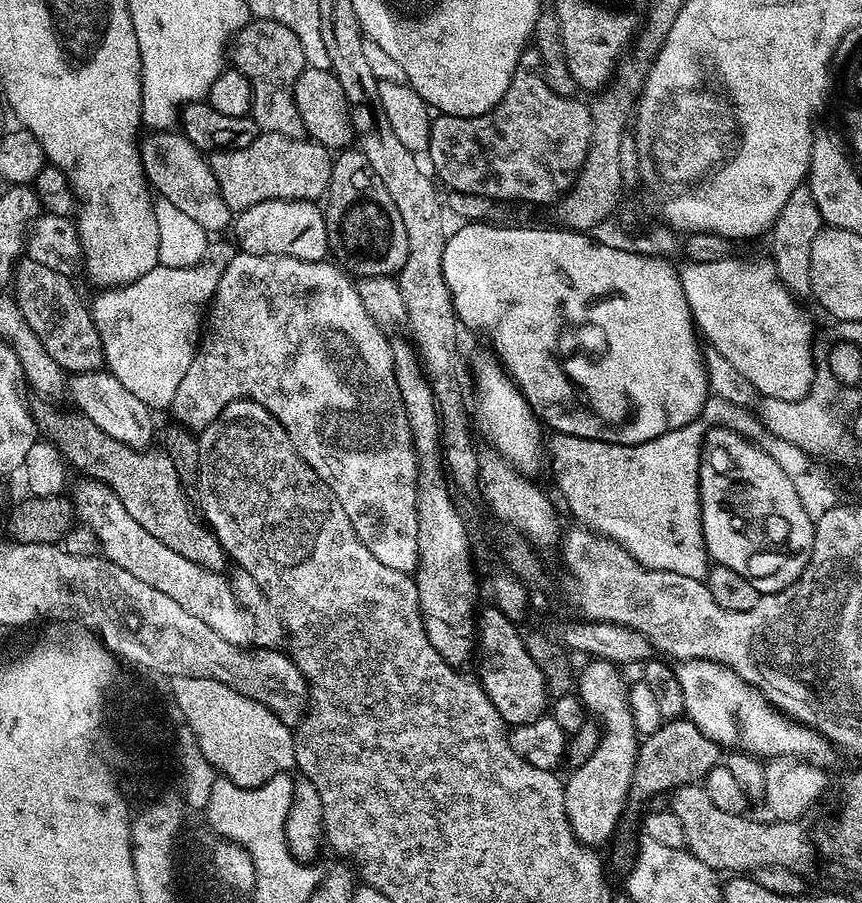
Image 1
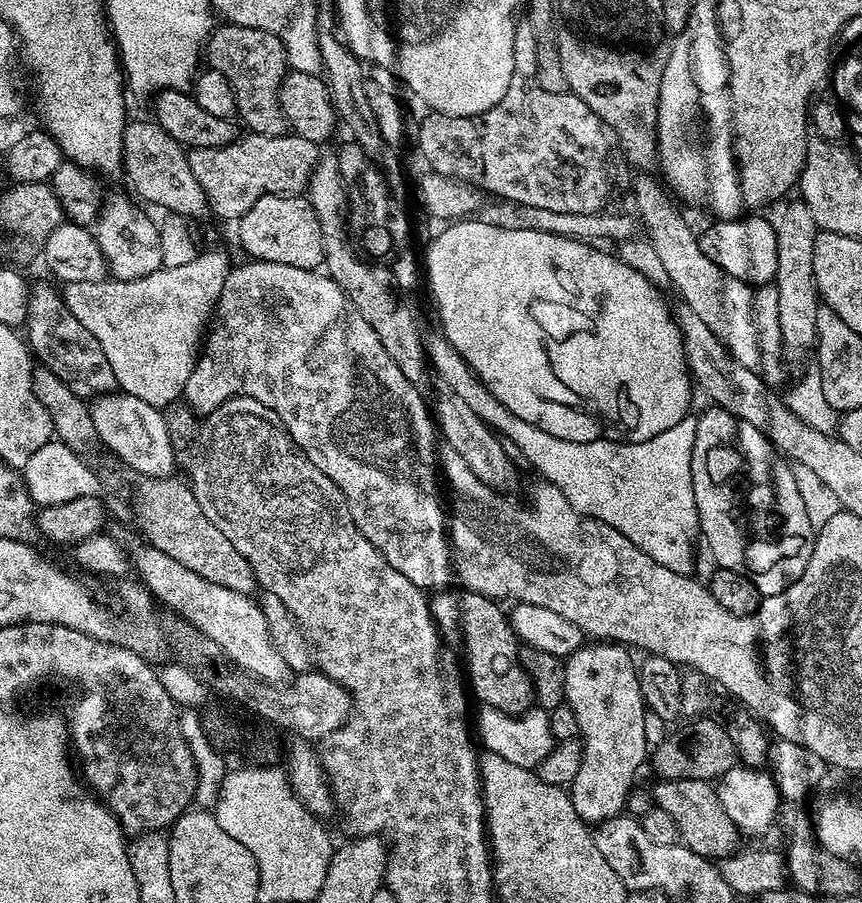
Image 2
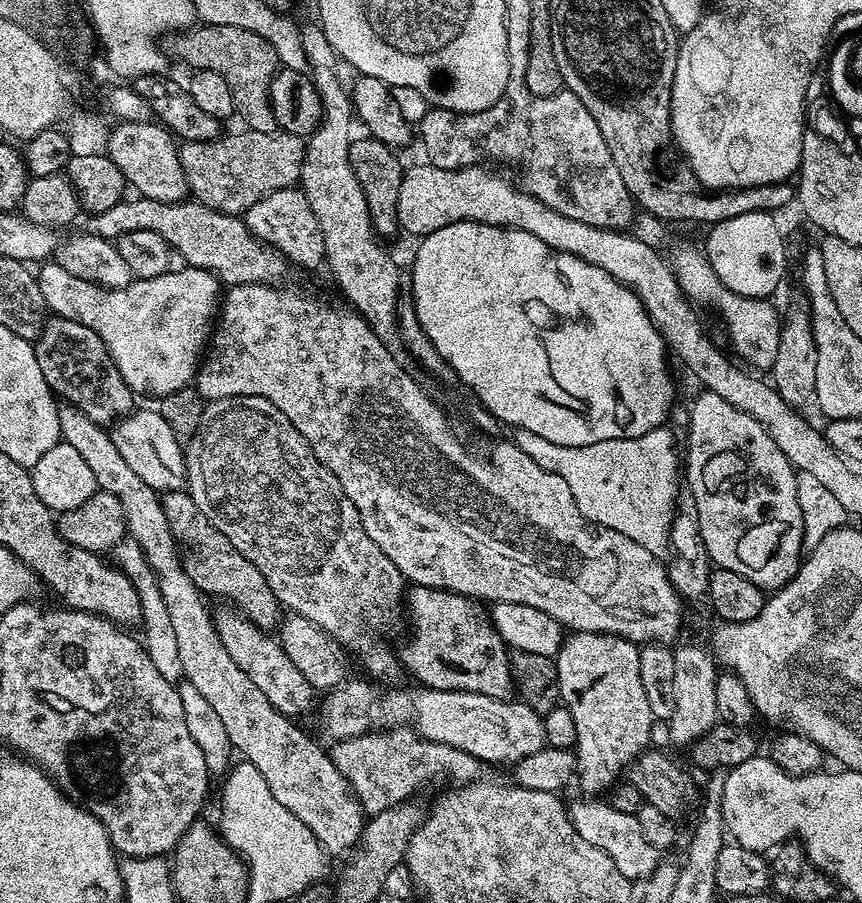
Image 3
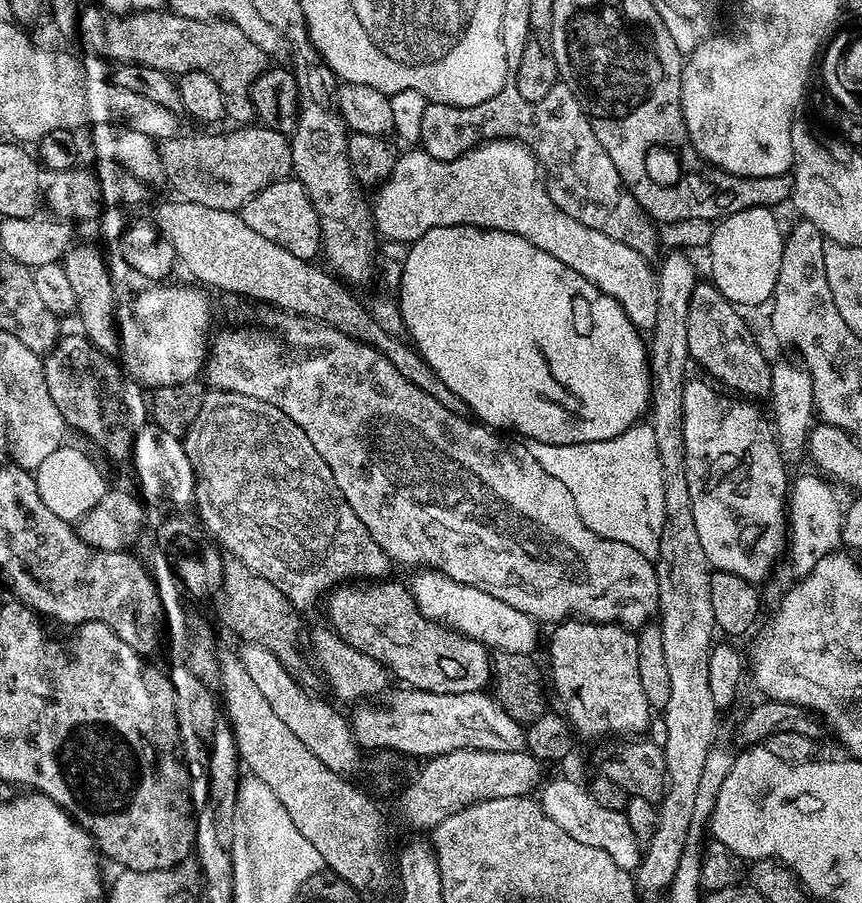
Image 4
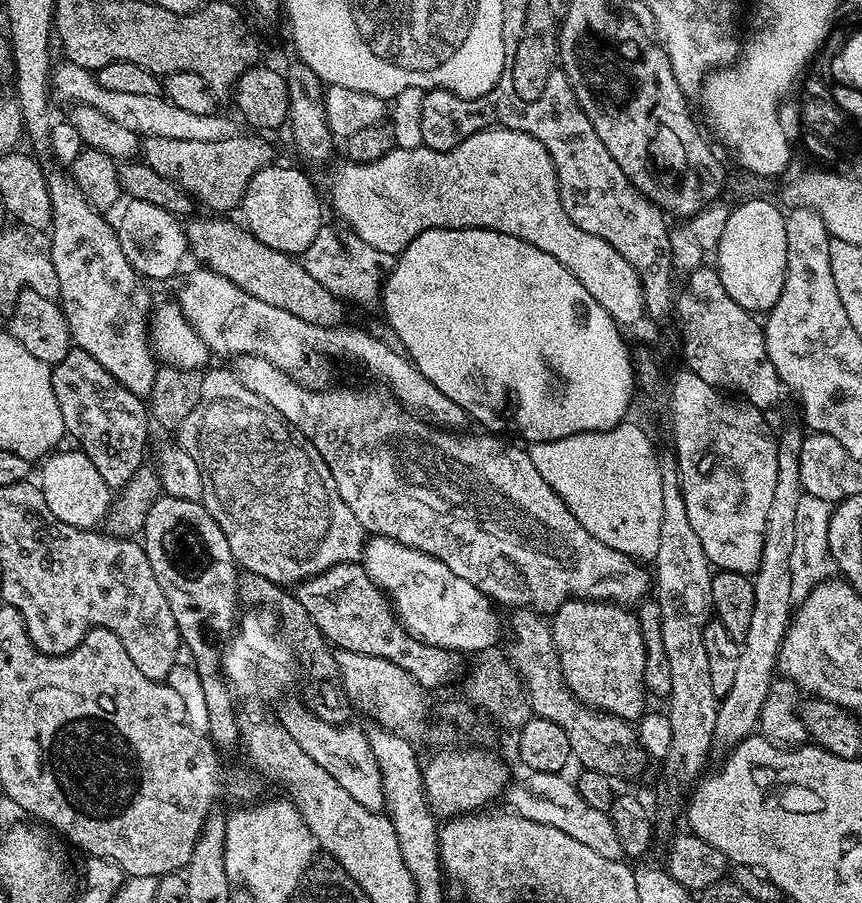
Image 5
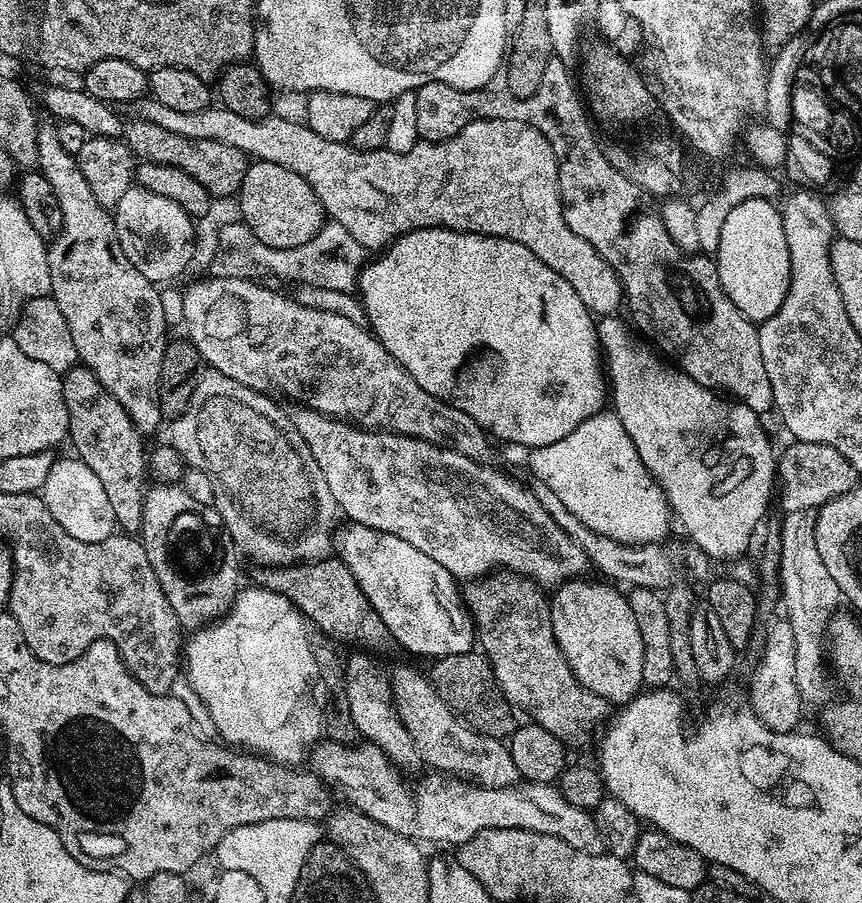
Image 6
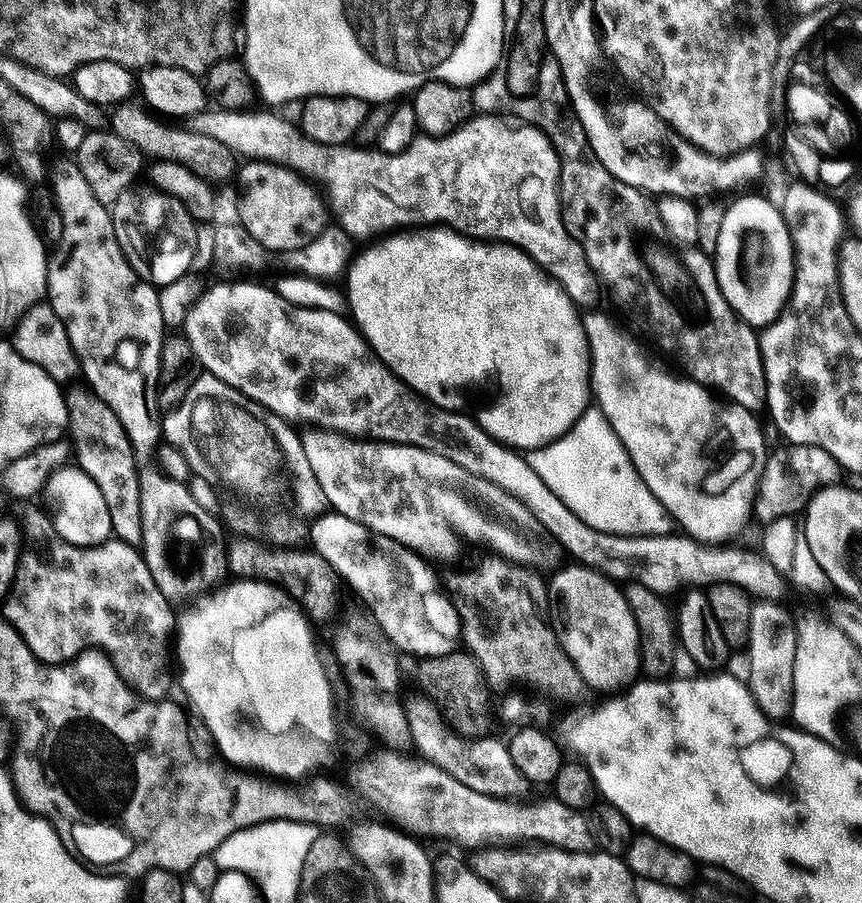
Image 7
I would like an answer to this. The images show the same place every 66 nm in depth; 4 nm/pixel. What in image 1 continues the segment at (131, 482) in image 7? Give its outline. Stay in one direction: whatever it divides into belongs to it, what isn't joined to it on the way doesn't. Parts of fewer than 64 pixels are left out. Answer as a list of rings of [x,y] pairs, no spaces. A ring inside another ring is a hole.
[[[24,258],[14,273],[14,295],[26,322],[30,322],[30,330],[38,334],[38,342],[46,346],[50,358],[54,358],[65,373],[98,372],[105,367],[102,338],[92,321],[89,305],[80,301],[72,283],[73,277]]]

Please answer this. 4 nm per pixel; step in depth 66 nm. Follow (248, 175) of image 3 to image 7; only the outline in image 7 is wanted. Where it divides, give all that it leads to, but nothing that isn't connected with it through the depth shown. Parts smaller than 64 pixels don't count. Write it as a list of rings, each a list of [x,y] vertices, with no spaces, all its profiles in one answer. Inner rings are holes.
[[[121,102],[111,109],[110,128],[126,142],[130,142],[137,150],[143,152],[145,157],[153,161],[169,160],[174,163],[181,163],[188,167],[206,181],[228,182],[233,179],[238,168],[237,157],[218,138],[206,138],[206,134],[198,134],[187,126],[178,125],[176,122],[169,122],[159,115],[153,114],[143,103]]]

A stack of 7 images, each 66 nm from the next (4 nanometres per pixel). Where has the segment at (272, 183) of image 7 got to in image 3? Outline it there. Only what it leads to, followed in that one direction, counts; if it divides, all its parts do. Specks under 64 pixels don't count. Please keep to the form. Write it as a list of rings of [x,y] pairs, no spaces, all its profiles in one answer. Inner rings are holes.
[[[299,187],[278,188],[269,191],[254,206],[243,213],[242,219],[249,230],[261,240],[284,256],[289,265],[297,264],[300,268],[316,268],[325,263],[324,239],[318,226],[318,218],[314,218],[314,210],[310,210],[310,202],[306,202],[306,194]]]

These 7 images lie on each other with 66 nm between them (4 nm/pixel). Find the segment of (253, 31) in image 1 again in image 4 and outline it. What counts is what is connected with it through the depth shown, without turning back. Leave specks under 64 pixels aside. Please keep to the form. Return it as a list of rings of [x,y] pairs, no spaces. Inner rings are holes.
[[[93,6],[88,8],[84,13],[81,11],[80,24],[78,20],[78,32],[80,28],[80,40],[93,52],[96,56],[109,56],[112,62],[131,62],[134,64],[145,64],[146,66],[154,66],[154,70],[162,70],[169,74],[179,74],[182,72],[201,72],[202,74],[210,74],[210,78],[214,78],[214,82],[218,82],[218,90],[222,90],[222,98],[226,98],[226,117],[229,121],[235,122],[240,126],[248,126],[256,120],[255,106],[252,104],[251,88],[254,86],[256,79],[261,76],[264,69],[269,67],[270,60],[264,55],[258,46],[254,46],[254,42],[250,42],[250,38],[246,38],[246,34],[242,34],[242,30],[238,30],[238,26],[231,24],[229,20],[191,20],[185,16],[180,16],[178,13],[171,10],[153,10],[151,12],[130,12],[127,14],[117,14],[108,12],[105,8]]]

